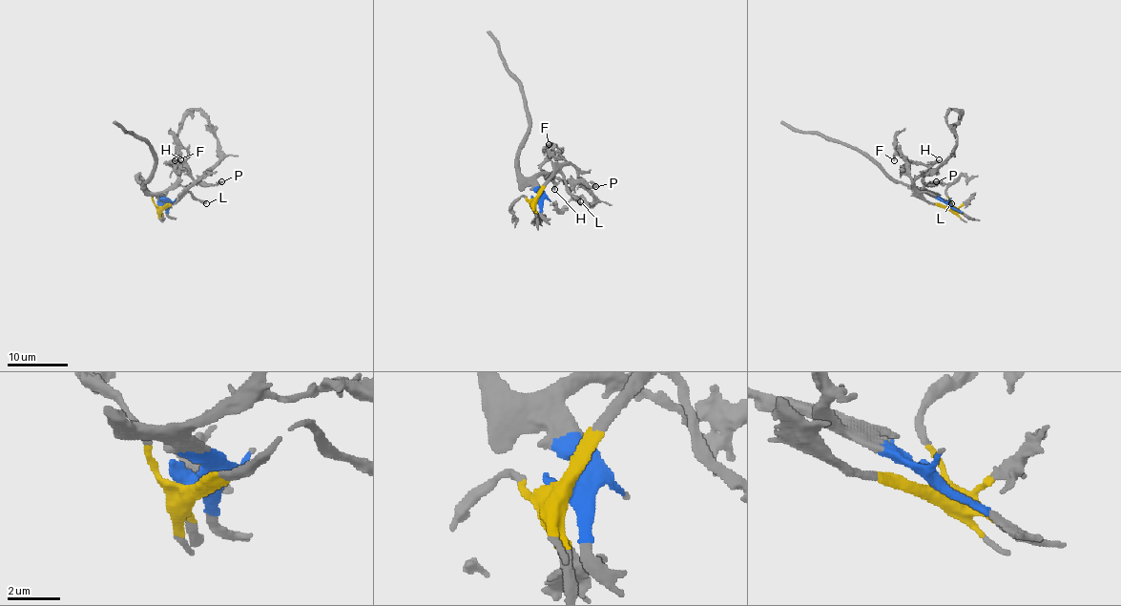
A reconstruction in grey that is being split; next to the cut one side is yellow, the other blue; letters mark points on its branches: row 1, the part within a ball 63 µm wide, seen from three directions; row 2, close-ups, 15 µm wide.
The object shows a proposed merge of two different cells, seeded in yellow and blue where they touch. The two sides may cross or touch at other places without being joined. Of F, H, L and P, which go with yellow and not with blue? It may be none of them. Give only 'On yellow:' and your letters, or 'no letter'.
On yellow: F, L

